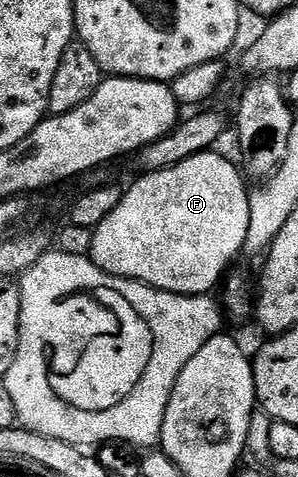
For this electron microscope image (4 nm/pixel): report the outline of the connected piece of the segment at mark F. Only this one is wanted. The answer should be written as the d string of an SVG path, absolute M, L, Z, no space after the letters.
M207 149L199 153L199 155L193 155L184 161L180 161L174 167L169 167L163 171L139 174L137 176L138 180L130 188L127 186L123 190L120 205L116 205L116 209L112 209L112 213L108 213L108 217L104 217L104 221L100 221L100 225L93 228L94 236L90 246L89 259L99 269L108 272L110 275L115 275L121 279L132 279L136 283L147 283L149 287L155 287L158 291L171 291L177 295L210 295L213 292L213 287L218 282L218 286L223 282L224 276L227 274L225 271L229 269L230 262L243 254L245 238L249 229L249 201L251 194L248 188L246 189L247 180L244 178L243 172L235 164L234 168L224 156L213 155L214 153L213 150Z

